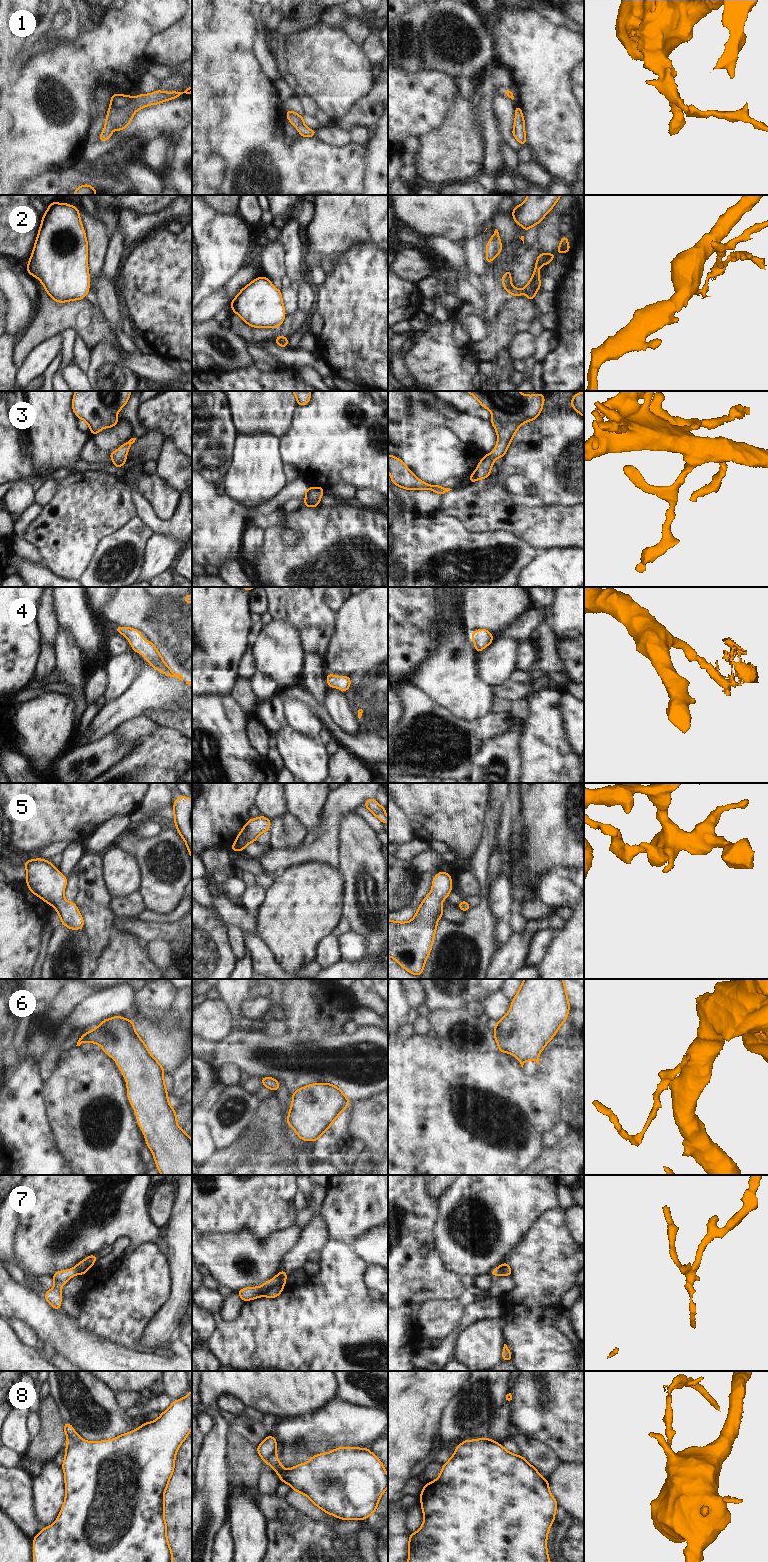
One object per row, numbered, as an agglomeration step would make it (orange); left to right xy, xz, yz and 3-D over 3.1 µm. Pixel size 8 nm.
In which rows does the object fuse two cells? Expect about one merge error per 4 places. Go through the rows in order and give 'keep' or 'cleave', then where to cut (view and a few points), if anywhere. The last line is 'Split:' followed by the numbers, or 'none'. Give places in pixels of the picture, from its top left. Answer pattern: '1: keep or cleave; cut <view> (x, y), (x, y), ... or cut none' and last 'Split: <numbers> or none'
1: keep; cut none
2: keep; cut none
3: keep; cut none
4: keep; cut none
5: keep; cut none
6: keep; cut none
7: keep; cut none
8: cleave; cut xy (68, 1439), (72, 1441), (81, 1440)
Split: 8

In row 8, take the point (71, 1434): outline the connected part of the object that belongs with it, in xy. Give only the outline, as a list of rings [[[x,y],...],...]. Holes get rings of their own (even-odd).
[[[64,1422],[63,1428],[68,1440],[72,1442],[81,1441],[81,1437],[76,1433],[76,1431],[69,1422]]]

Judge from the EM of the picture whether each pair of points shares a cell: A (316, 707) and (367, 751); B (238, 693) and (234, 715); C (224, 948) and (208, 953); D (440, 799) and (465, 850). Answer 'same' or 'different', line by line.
A: same
B: different
C: same
D: same

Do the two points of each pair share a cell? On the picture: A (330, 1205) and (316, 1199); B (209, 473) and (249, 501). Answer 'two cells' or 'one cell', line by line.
A: two cells
B: two cells

